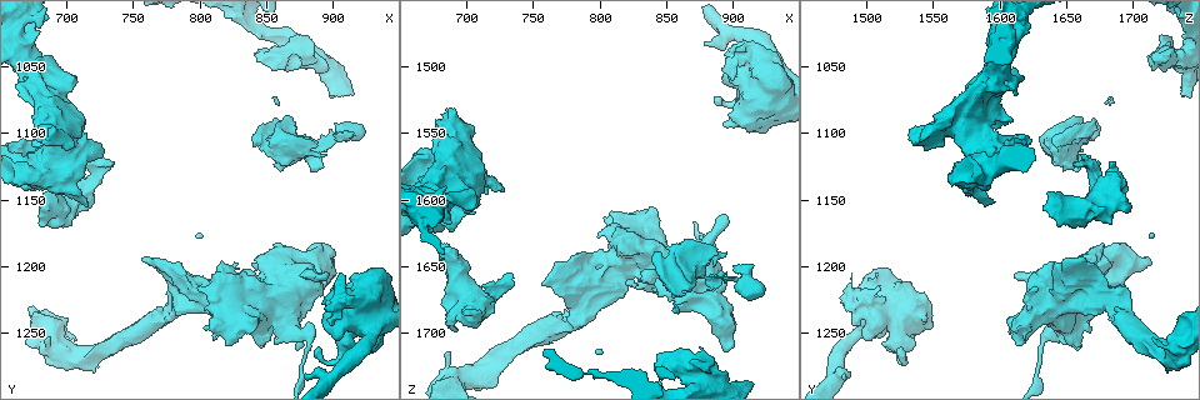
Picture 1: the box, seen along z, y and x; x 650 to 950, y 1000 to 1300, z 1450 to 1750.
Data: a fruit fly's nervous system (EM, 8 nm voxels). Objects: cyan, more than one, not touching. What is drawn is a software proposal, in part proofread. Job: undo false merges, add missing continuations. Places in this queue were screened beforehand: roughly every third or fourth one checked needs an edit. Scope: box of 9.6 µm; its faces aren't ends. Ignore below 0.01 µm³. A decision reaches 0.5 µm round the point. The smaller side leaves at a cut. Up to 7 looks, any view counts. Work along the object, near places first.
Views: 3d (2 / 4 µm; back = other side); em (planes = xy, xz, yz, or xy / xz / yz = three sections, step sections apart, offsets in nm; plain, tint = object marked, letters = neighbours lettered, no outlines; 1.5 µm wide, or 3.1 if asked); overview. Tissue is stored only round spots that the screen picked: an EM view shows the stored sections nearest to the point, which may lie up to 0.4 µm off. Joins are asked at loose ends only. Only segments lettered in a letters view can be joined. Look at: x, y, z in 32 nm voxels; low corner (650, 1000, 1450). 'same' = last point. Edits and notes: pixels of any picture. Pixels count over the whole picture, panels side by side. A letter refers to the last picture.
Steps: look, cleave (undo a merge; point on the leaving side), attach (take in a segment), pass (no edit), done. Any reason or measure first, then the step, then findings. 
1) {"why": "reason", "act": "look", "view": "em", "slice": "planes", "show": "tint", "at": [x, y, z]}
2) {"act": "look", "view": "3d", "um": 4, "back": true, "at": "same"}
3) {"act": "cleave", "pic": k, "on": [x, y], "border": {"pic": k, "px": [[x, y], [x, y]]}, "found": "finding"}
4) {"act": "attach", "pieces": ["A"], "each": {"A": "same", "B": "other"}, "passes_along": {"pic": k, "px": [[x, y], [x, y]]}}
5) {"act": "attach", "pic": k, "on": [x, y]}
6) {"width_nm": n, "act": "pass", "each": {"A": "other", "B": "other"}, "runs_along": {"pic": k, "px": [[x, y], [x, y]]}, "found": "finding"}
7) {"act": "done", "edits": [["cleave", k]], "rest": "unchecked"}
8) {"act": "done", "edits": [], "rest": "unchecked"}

{"why": "an open end", "act": "look", "view": "em", "slice": "planes", "show": "letters", "at": [716, 1150, 1596]}

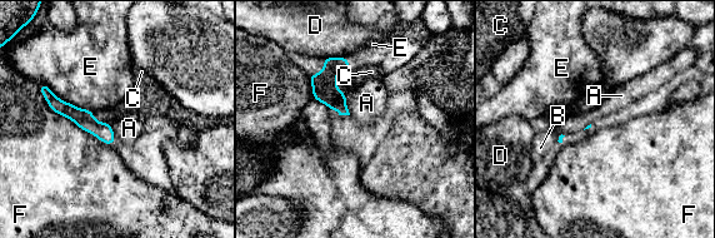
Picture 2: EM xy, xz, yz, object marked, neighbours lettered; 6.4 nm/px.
{"act": "pass", "each": {"A": "other", "B": "other", "C": "other", "D": "other", "E": "other", "F": "other"}, "found": "none of them fits"}

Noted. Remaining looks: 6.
{"why": "a fork", "act": "look", "view": "3d", "um": 4, "back": true, "at": [714, 1142, 1676]}

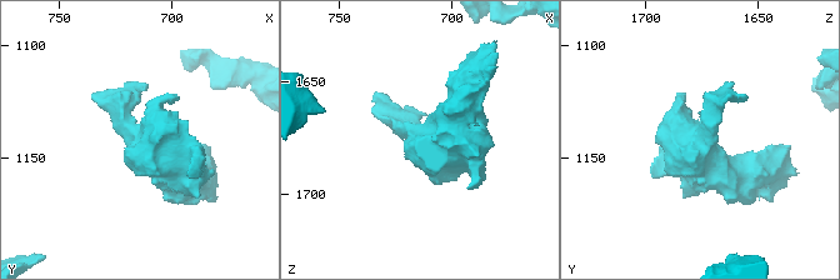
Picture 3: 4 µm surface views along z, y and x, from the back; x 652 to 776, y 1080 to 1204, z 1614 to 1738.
{"act": "look", "view": "em", "slice": "planes", "show": "tint", "at": [715, 1139, 1675]}

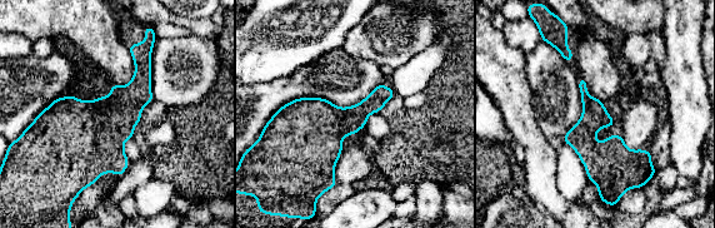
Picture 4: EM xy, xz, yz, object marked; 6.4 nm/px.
{"act": "look", "view": "em", "slice": "planes", "show": "letters", "at": "same"}

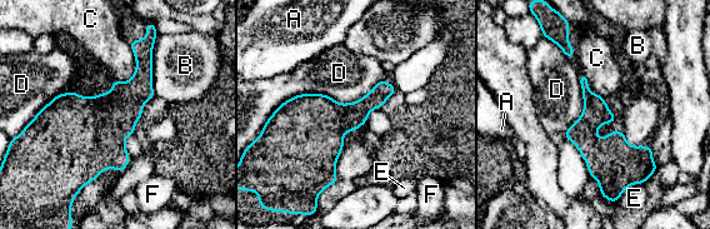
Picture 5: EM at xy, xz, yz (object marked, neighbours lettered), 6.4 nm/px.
{"act": "pass", "each": {"A": "other", "B": "other", "C": "other", "D": "other", "E": "other", "F": "other"}, "border": {"pic": 5, "px": [[383, 79], [263, 128]]}, "found": "all the same neuron"}

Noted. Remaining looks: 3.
{"act": "look", "view": "3d", "um": 4, "at": [792, 1206, 1640]}

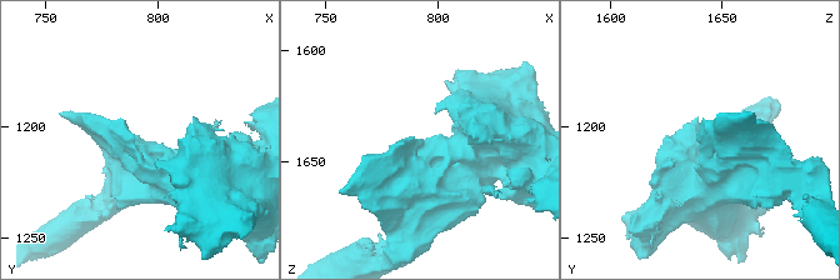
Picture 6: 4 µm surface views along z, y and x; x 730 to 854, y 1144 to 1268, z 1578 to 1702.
{"act": "look", "view": "em", "slice": "planes", "show": "letters", "at": [790, 1206, 1639]}

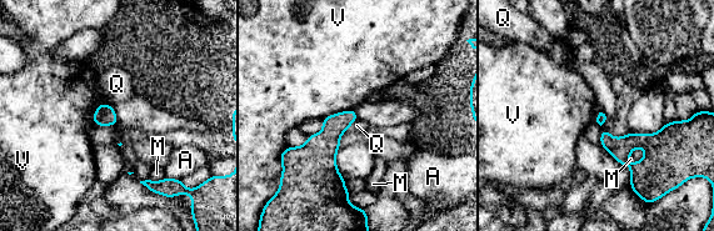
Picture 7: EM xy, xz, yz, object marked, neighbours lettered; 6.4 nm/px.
{"width_nm": 100, "act": "pass", "each": {"A": "other", "M": "other", "Q": "other", "V": "other"}, "border": {"pic": 7, "px": [[353, 108], [333, 113], [323, 119]]}, "found": "continuous, no second neuron"}

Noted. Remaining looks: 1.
{"act": "done", "edits": [], "rest": "unchecked"}

